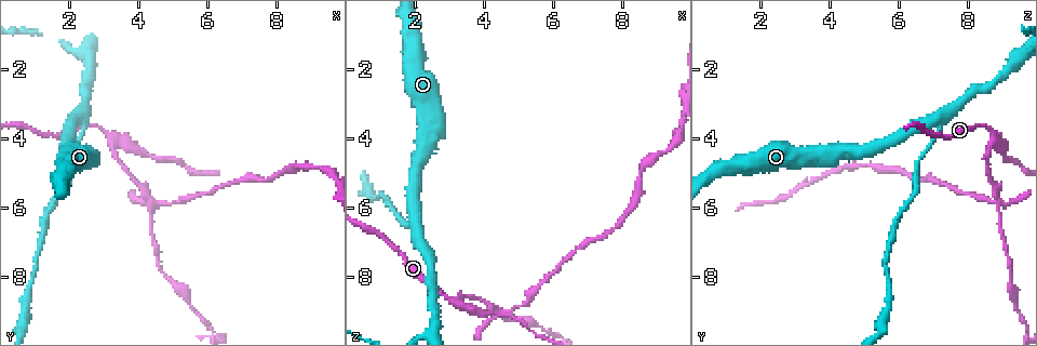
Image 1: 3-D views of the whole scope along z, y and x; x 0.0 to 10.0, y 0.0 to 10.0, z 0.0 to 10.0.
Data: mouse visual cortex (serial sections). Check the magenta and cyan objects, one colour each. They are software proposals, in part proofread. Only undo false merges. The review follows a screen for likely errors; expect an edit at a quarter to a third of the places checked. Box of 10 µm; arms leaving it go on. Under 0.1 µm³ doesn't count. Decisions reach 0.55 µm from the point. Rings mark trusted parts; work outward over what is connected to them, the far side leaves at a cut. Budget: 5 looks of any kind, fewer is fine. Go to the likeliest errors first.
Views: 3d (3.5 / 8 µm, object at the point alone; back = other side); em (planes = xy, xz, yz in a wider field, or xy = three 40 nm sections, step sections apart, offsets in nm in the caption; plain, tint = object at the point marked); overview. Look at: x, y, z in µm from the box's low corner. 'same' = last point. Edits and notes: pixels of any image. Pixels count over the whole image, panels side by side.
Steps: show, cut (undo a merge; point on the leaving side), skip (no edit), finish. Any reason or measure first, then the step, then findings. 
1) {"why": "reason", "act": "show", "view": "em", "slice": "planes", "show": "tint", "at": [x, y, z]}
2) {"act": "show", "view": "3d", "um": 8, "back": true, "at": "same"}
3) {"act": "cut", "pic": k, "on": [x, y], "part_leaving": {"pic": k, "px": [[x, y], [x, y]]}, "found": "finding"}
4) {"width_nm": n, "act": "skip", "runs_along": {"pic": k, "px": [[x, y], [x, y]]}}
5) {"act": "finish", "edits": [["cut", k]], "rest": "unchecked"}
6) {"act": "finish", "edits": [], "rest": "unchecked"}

{"why": "sharp bend", "act": "show", "view": "3d", "um": 3.5, "back": true, "at": [3.20, 4.00, 8.75]}

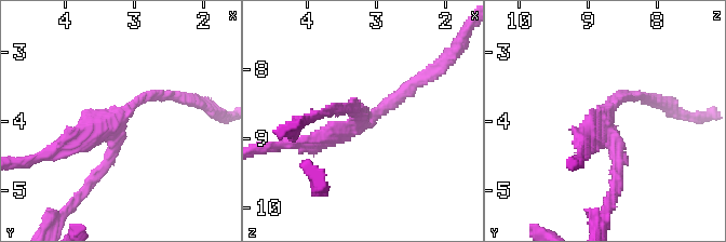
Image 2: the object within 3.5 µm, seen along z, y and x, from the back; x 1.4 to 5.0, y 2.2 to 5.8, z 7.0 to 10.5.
{"act": "show", "view": "em", "slice": "xy", "step": 1, "show": "tint", "at": [3.25, 3.95, 8.80]}

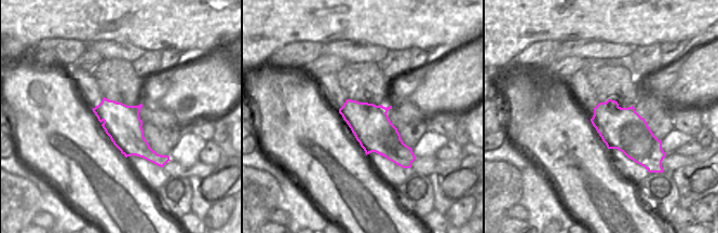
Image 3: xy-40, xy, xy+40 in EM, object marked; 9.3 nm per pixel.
{"act": "cut", "pic": 2, "on": [94, 177], "part_leaving": {"pic": 2, "px": [[118, 137], [102, 174], [58, 217]]}, "found": "two cells meet here"}

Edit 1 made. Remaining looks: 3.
{"why": "see it whole again", "act": "show", "view": "overview"}

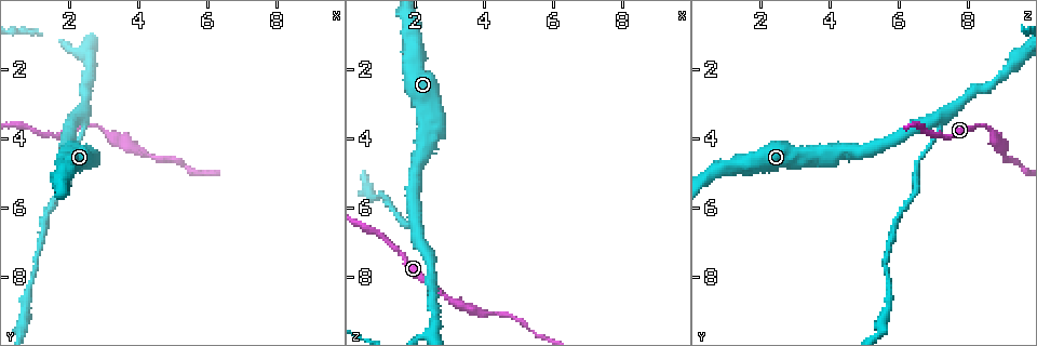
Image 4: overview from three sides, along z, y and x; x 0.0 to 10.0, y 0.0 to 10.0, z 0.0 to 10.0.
{"why": "side arm on a straight run", "act": "show", "view": "em", "slice": "xy", "step": 5, "show": "tint", "at": [2.30, 3.40, 7.20]}

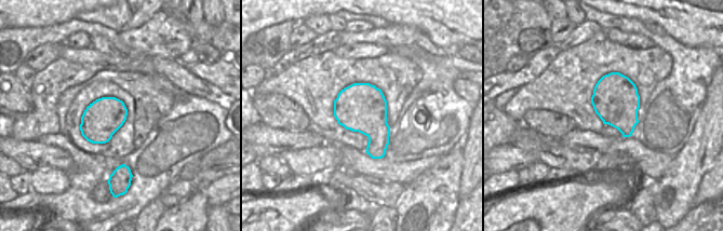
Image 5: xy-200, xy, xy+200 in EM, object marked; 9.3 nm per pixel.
{"act": "show", "view": "3d", "um": 3.5, "at": "same"}

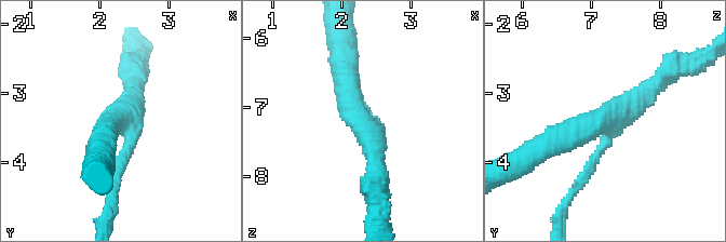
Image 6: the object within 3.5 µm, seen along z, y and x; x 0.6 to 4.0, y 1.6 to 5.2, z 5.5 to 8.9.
{"width_nm": 460, "act": "skip", "runs_along": {"pic": 6, "px": [[548, 146], [606, 123], [658, 83]]}, "found": "one cell here"}

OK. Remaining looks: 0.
{"act": "finish", "edits": [["cut", 2]], "rest": "unchecked"}

